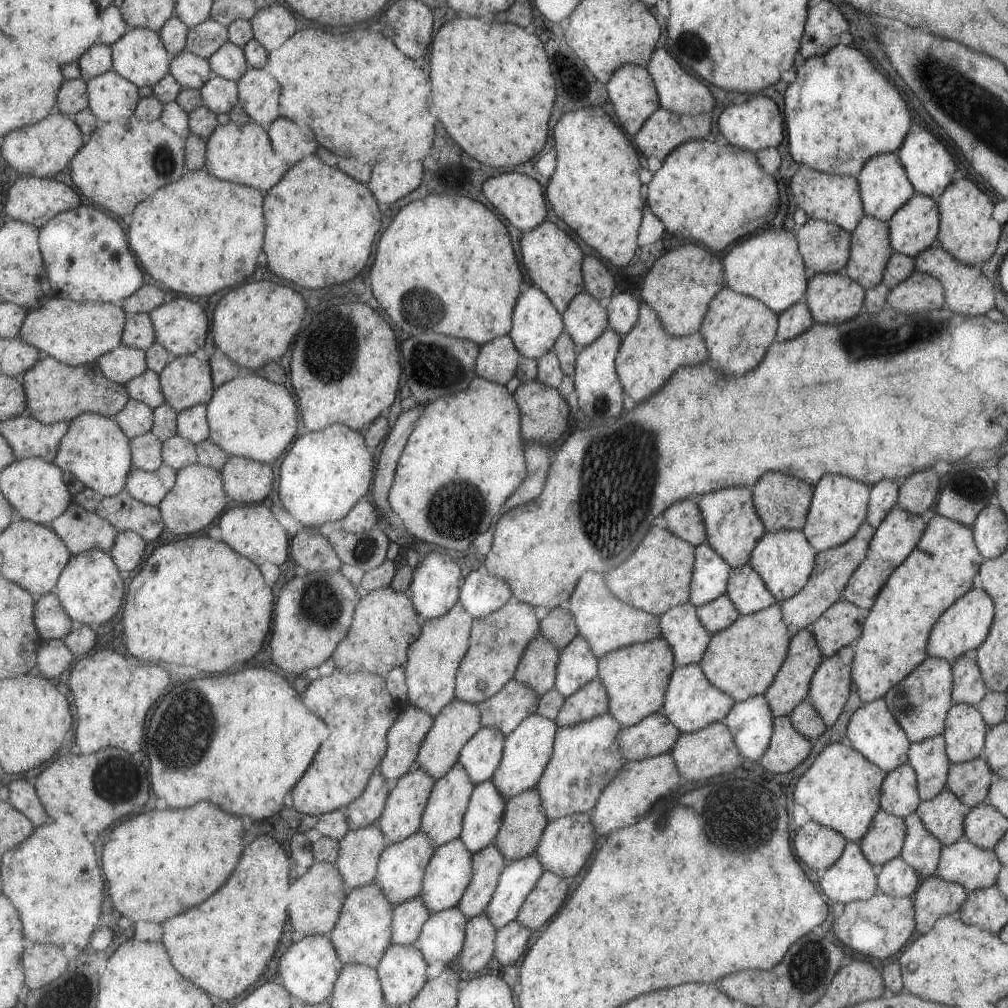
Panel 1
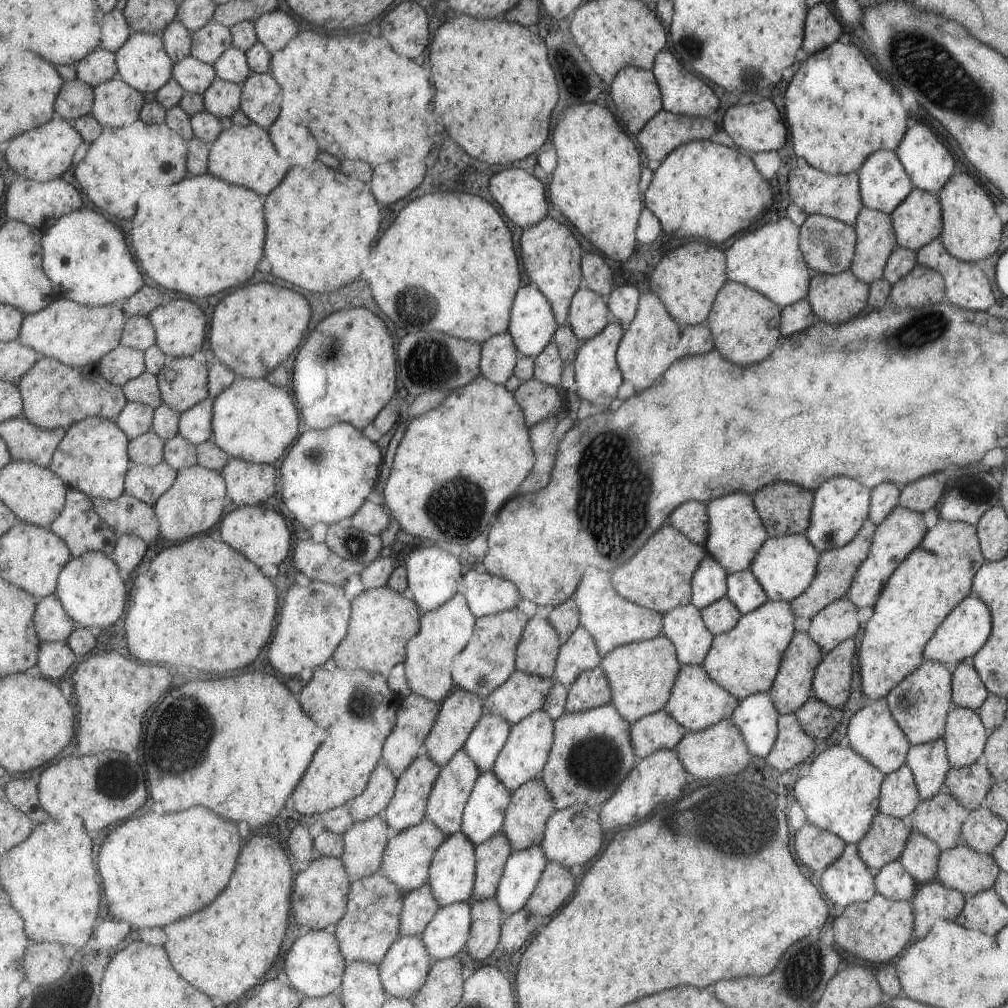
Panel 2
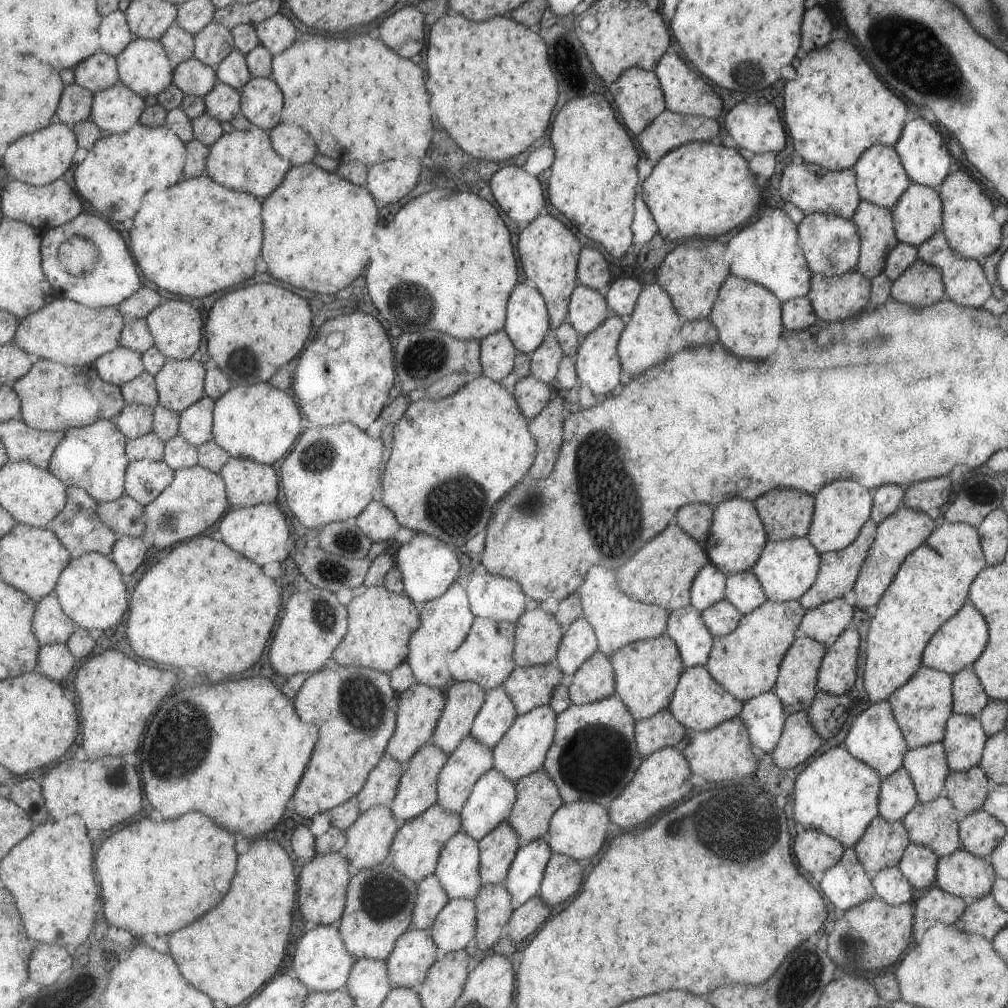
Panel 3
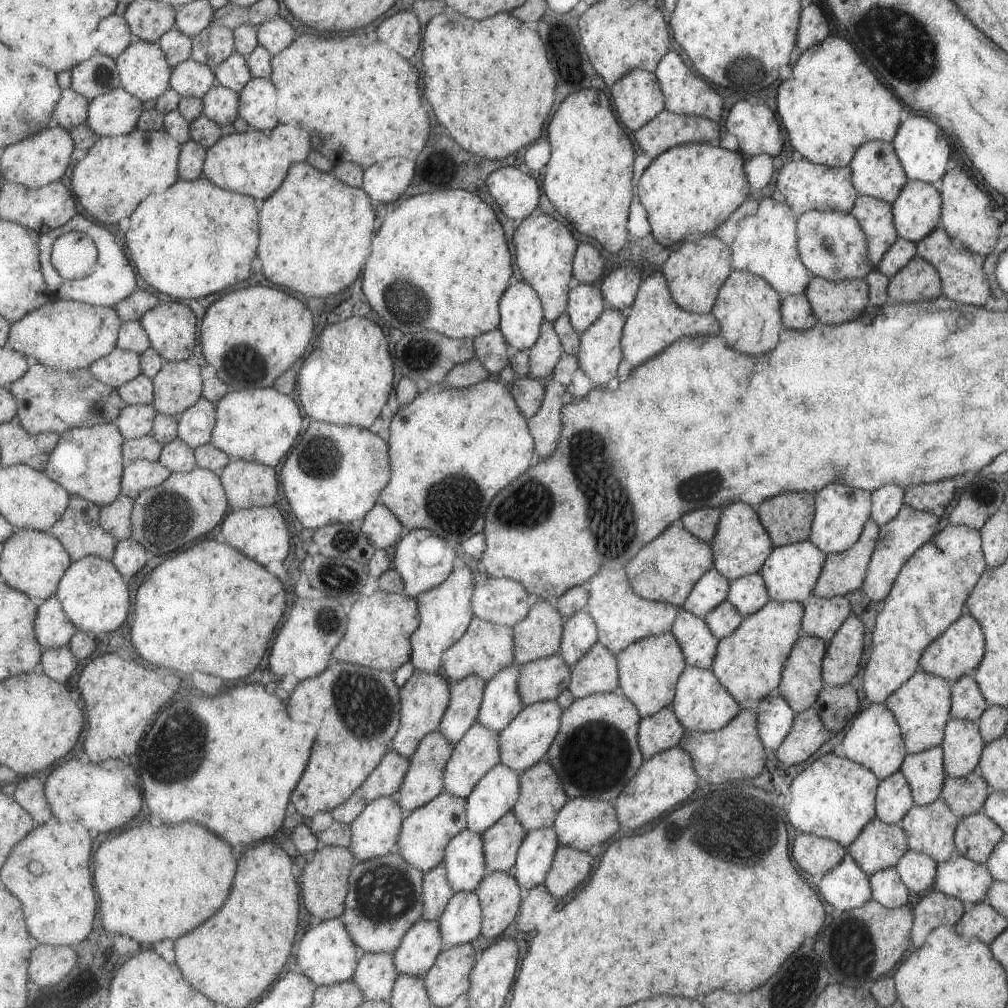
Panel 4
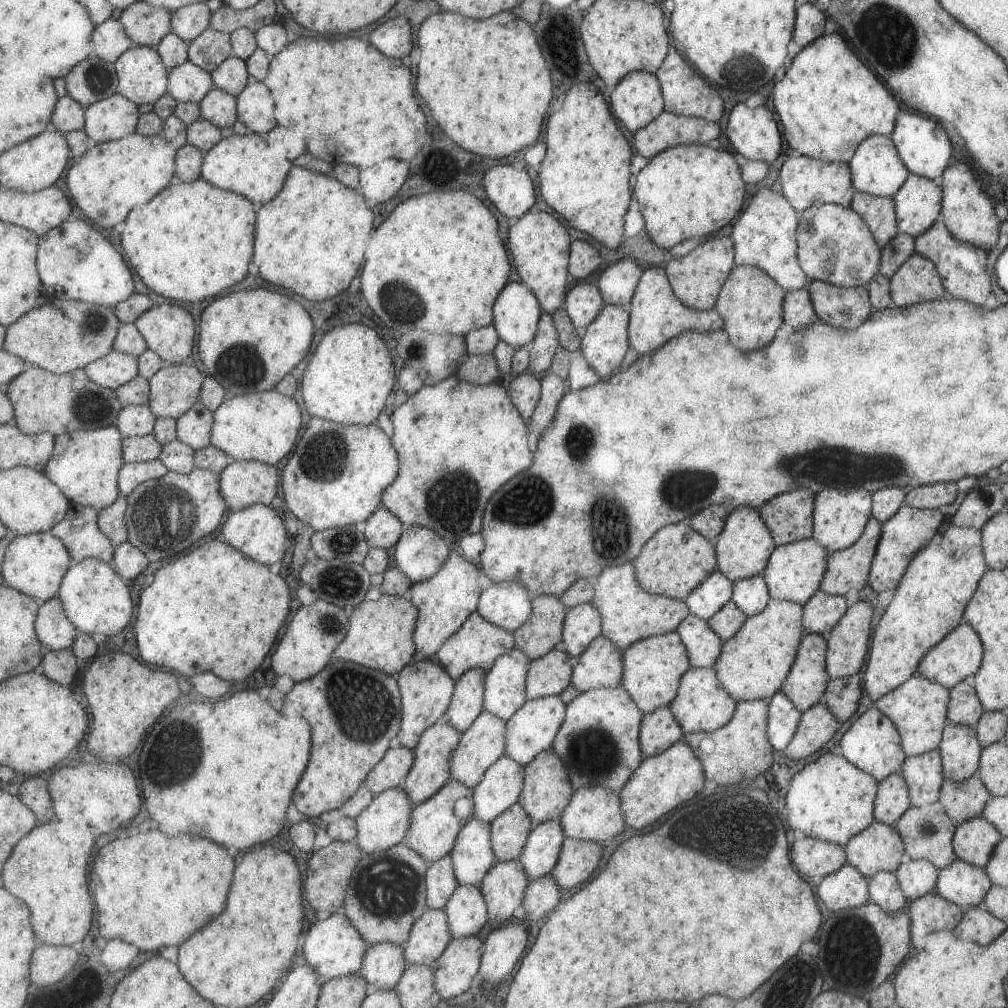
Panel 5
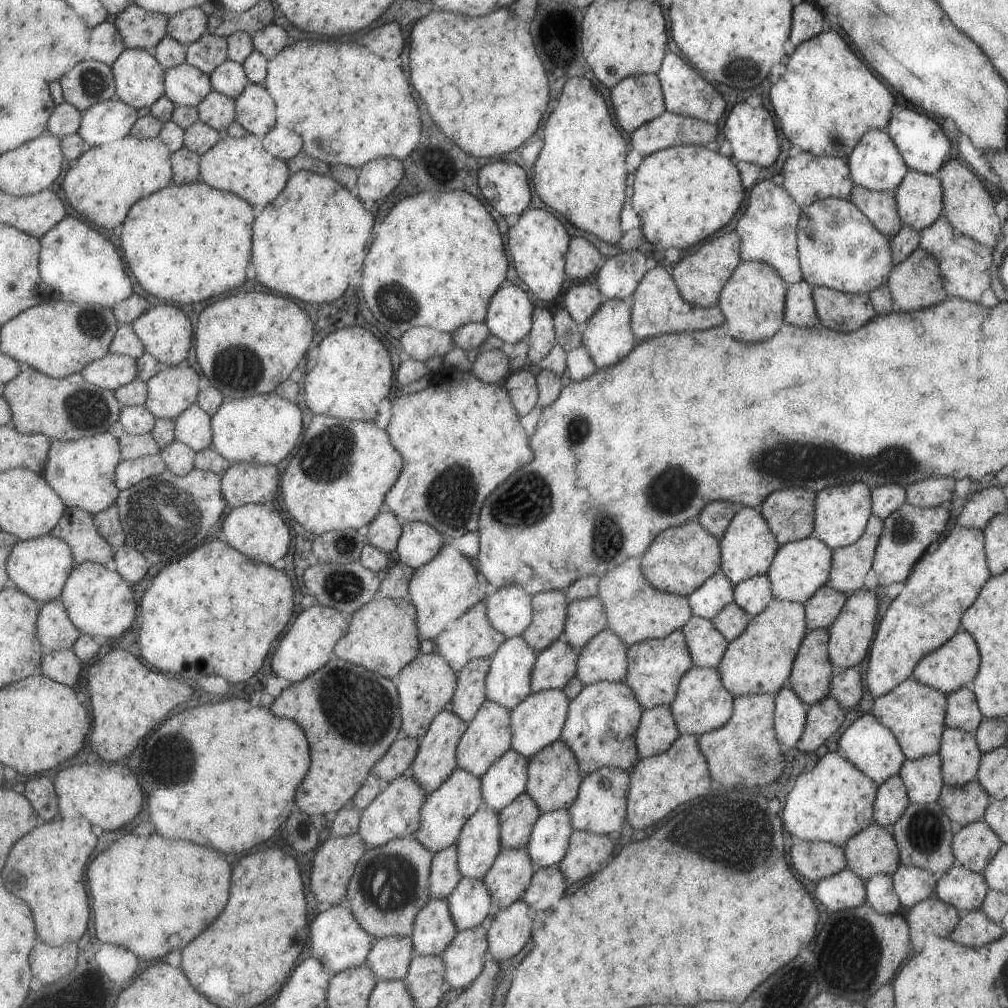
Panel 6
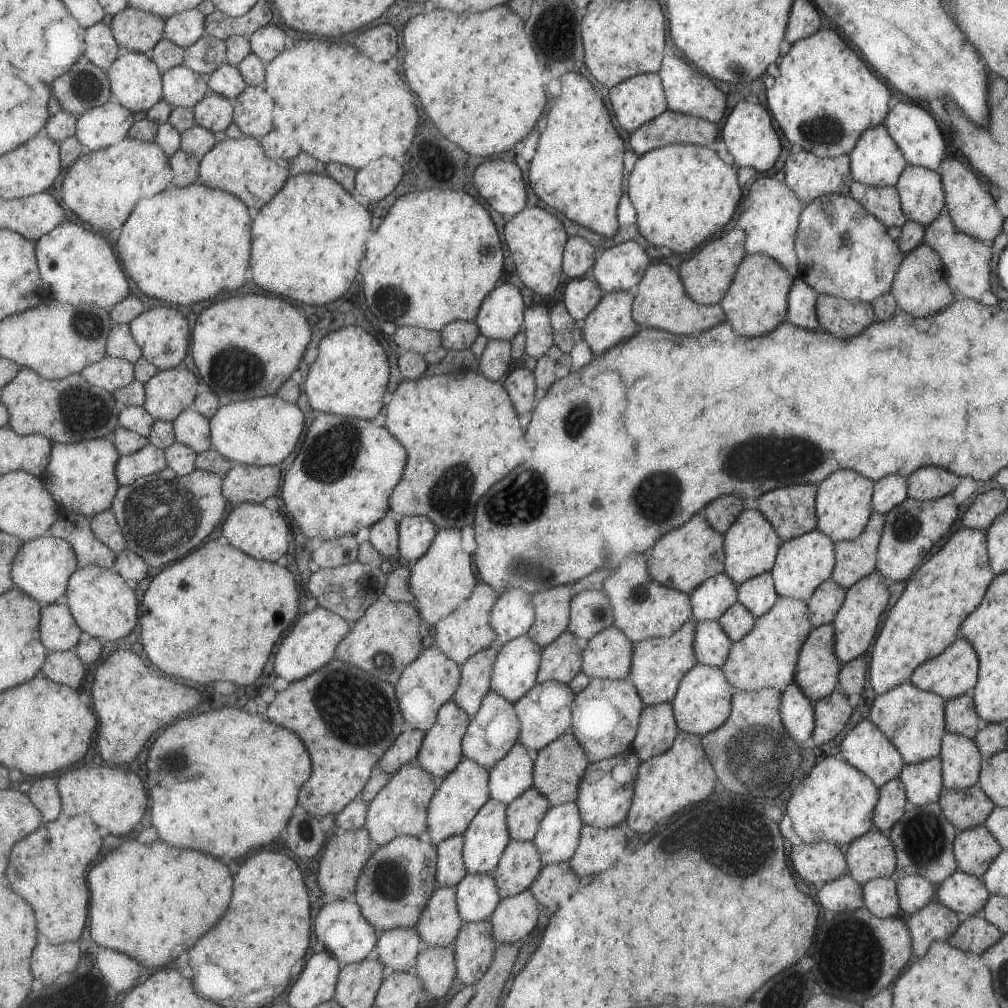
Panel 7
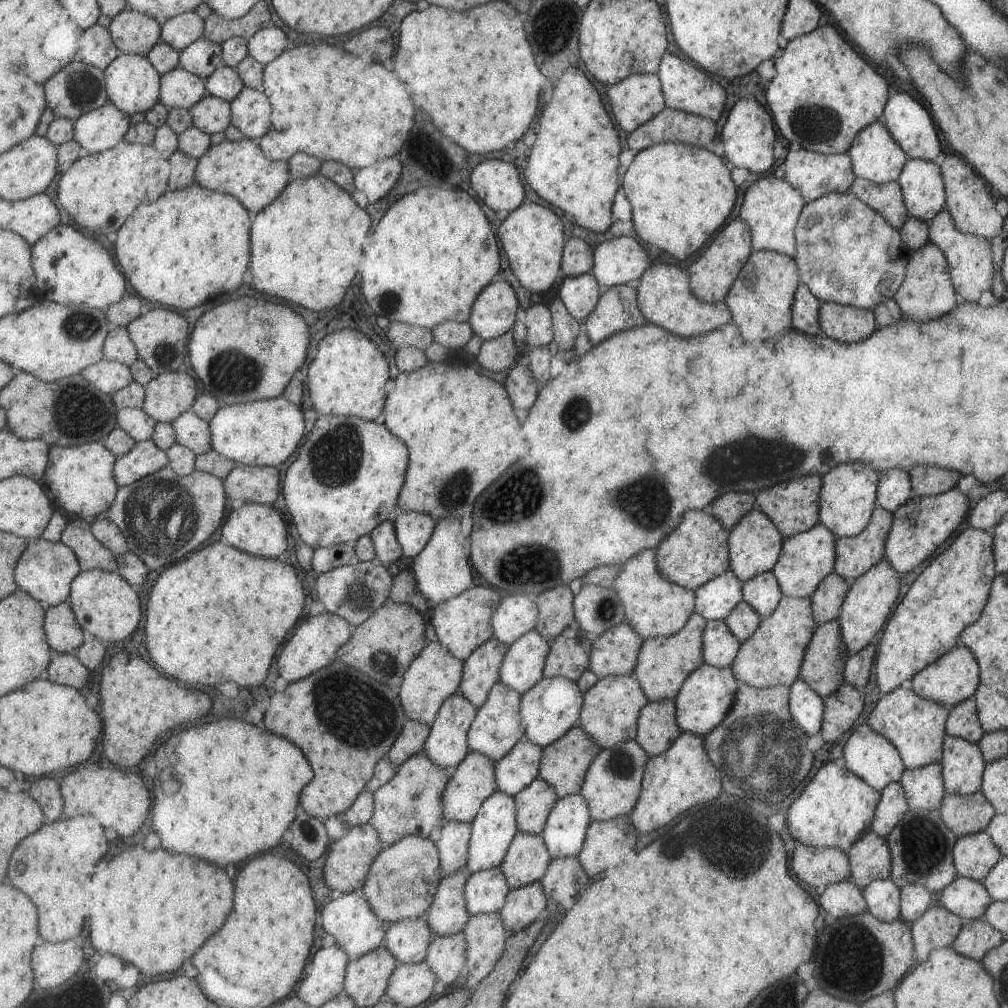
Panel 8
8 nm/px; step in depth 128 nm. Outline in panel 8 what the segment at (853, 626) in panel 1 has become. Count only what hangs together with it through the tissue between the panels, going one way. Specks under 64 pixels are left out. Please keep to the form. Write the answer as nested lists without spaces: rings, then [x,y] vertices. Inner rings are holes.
[[[834,570],[819,582],[813,594],[809,596],[812,617],[818,625],[838,618],[841,603],[849,587],[850,583]]]

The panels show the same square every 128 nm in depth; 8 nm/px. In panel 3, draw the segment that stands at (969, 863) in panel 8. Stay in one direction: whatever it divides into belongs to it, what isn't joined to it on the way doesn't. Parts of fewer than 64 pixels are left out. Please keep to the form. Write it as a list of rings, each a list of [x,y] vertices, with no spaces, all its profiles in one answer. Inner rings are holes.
[[[982,808],[966,814],[959,821],[958,831],[962,848],[984,860],[1007,832],[1001,822]]]

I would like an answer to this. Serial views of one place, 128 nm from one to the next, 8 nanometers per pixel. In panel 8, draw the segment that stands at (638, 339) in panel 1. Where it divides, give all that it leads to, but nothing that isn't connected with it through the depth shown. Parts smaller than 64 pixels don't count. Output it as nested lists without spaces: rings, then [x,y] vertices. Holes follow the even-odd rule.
[[[657,263],[647,267],[635,283],[638,286],[637,301],[643,318],[683,338],[711,332],[713,328],[729,322],[731,314],[724,300],[716,303],[703,302],[691,292],[689,283],[688,272],[677,265]]]

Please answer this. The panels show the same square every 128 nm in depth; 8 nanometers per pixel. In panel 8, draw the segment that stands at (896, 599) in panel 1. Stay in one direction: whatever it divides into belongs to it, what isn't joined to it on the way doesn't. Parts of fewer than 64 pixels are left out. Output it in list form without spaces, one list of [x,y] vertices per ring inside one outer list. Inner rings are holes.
[[[972,526],[963,528],[955,540],[947,546],[947,550],[939,552],[935,558],[931,559],[929,565],[917,575],[915,581],[910,585],[901,602],[895,606],[891,618],[884,624],[885,630],[876,646],[873,672],[876,685],[883,694],[886,695],[895,690],[903,680],[909,680],[922,668],[935,662],[959,643],[959,632],[979,618],[987,602],[990,584],[995,575],[992,535],[990,531],[976,529]]]

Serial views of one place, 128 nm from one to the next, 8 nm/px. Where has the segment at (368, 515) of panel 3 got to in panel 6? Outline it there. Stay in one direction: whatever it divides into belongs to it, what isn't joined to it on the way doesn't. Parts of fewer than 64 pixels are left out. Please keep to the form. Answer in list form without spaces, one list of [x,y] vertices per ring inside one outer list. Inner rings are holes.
[[[385,509],[369,524],[367,538],[369,544],[386,553],[398,549],[404,531],[404,522],[393,511]]]

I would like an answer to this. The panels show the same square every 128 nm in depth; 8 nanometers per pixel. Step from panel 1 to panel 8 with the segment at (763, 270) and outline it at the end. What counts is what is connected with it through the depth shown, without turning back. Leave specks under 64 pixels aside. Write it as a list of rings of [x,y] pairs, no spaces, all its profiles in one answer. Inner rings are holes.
[[[781,174],[773,178],[760,177],[757,182],[753,182],[743,194],[738,212],[738,218],[750,228],[752,250],[773,251],[793,258],[796,253],[794,228],[804,204],[801,193],[785,181]]]

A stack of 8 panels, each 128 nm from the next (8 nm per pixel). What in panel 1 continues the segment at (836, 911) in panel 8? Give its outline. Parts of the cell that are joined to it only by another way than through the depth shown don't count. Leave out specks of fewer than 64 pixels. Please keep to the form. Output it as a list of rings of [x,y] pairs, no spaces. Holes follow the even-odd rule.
[[[846,841],[839,858],[818,880],[819,888],[829,900],[844,905],[852,900],[867,900],[876,893],[876,868],[865,860],[859,845]]]

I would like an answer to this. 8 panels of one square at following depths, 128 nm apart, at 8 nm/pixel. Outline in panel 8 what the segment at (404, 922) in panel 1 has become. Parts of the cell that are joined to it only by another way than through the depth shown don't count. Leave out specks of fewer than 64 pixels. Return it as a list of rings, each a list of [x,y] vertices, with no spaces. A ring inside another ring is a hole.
[[[450,820],[438,832],[437,846],[444,876],[468,865],[473,823]]]

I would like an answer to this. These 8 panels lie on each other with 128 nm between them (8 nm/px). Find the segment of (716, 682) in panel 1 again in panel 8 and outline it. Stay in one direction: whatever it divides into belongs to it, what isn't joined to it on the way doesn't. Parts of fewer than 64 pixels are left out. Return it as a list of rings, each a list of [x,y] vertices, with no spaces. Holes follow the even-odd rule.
[[[782,595],[775,610],[755,629],[755,632],[744,640],[730,664],[739,683],[762,689],[775,685],[789,687],[799,678],[805,649],[818,624],[812,617],[810,597],[795,598]]]

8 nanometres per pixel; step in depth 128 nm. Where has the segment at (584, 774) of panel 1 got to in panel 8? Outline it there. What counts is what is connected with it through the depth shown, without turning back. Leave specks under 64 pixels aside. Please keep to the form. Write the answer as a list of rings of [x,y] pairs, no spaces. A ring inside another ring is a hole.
[[[632,674],[600,677],[583,693],[583,698],[579,726],[603,749],[634,738],[638,730],[638,714],[648,701]]]

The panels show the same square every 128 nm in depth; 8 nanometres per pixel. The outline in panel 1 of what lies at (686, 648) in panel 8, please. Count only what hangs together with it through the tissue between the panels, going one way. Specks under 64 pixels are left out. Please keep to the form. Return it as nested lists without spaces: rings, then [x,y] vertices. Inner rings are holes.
[[[660,636],[610,651],[598,659],[597,676],[606,687],[610,701],[608,713],[623,727],[637,724],[647,715],[662,713],[665,691],[674,668],[671,647]]]

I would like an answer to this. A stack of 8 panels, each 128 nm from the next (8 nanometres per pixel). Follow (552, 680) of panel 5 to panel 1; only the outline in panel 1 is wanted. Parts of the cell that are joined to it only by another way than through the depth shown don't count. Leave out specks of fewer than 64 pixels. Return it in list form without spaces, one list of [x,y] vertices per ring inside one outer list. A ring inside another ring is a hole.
[[[513,677],[494,697],[478,704],[482,710],[482,726],[494,726],[502,730],[506,736],[513,733],[527,717],[537,714],[541,696],[542,694],[538,693],[532,686]]]

